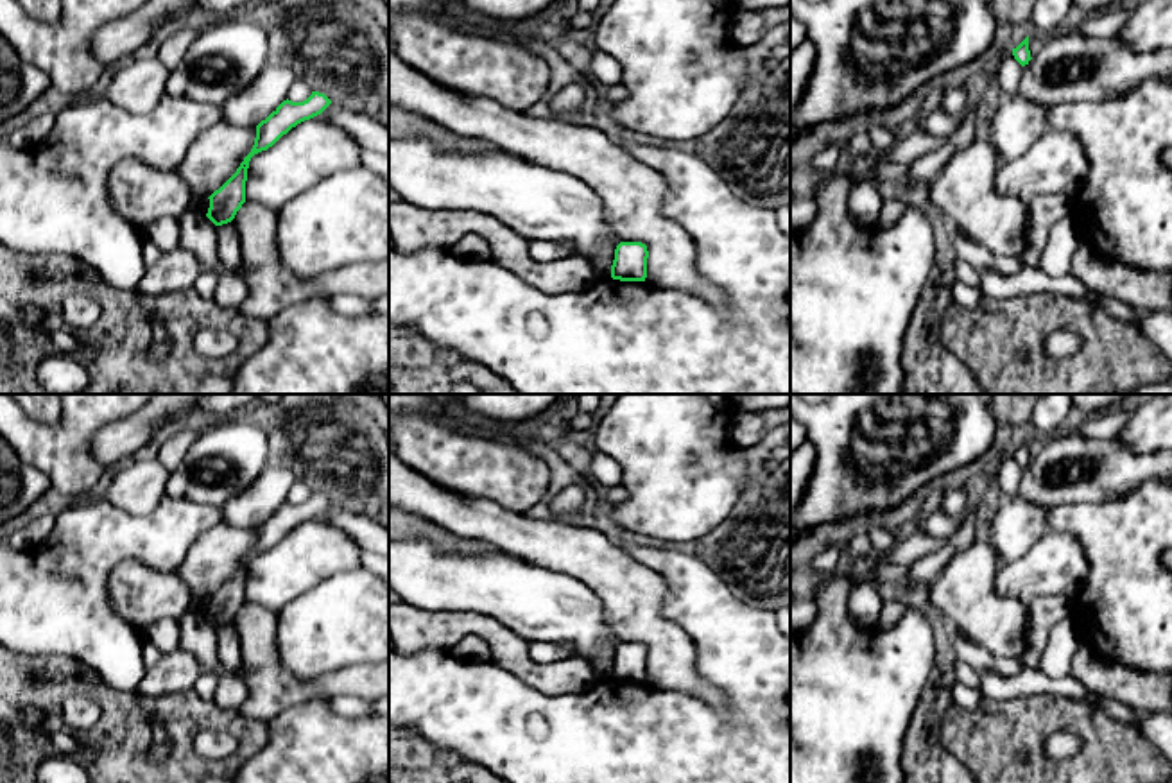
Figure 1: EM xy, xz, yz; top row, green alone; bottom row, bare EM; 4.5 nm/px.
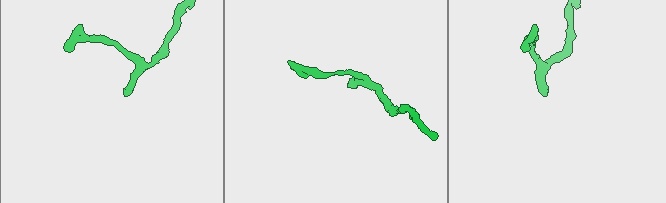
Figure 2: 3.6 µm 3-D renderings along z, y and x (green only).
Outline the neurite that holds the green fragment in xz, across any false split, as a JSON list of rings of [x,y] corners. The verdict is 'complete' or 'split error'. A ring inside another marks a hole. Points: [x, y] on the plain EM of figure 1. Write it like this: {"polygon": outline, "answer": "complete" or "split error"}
{"polygon": [[[620,643],[615,650],[611,679],[620,683],[645,683],[647,647],[642,643]]], "answer": "complete"}

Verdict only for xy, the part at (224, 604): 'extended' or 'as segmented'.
as segmented

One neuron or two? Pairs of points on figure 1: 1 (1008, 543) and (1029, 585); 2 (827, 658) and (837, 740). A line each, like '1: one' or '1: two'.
1: two
2: one

